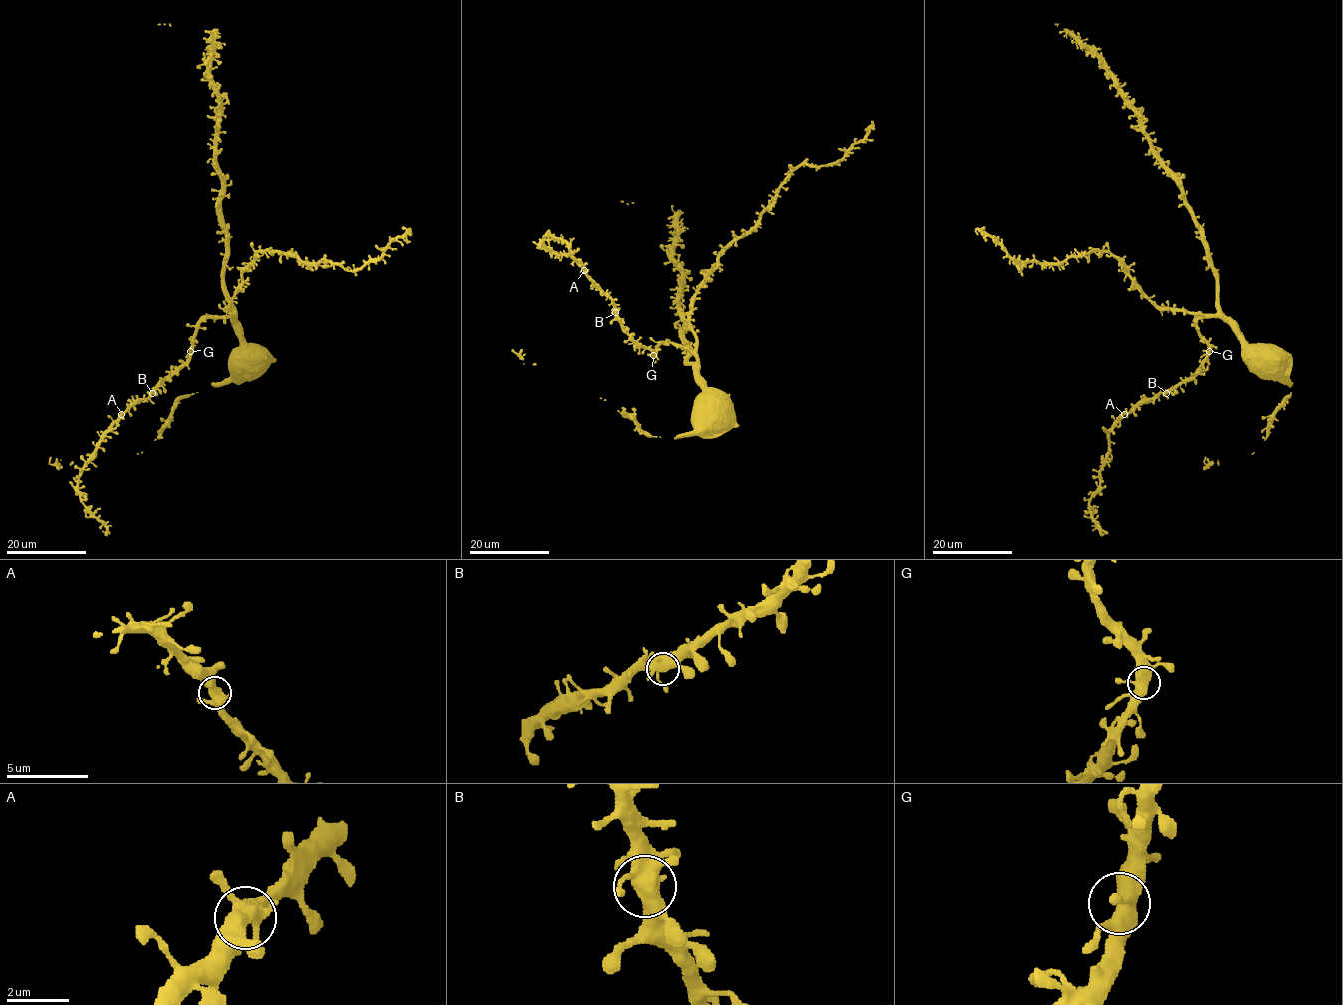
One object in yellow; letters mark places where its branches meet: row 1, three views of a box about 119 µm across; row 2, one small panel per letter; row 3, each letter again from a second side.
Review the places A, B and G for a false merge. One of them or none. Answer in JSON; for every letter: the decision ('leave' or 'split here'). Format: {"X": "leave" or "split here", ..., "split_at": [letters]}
{"A": "leave", "B": "leave", "G": "leave", "split_at": []}

